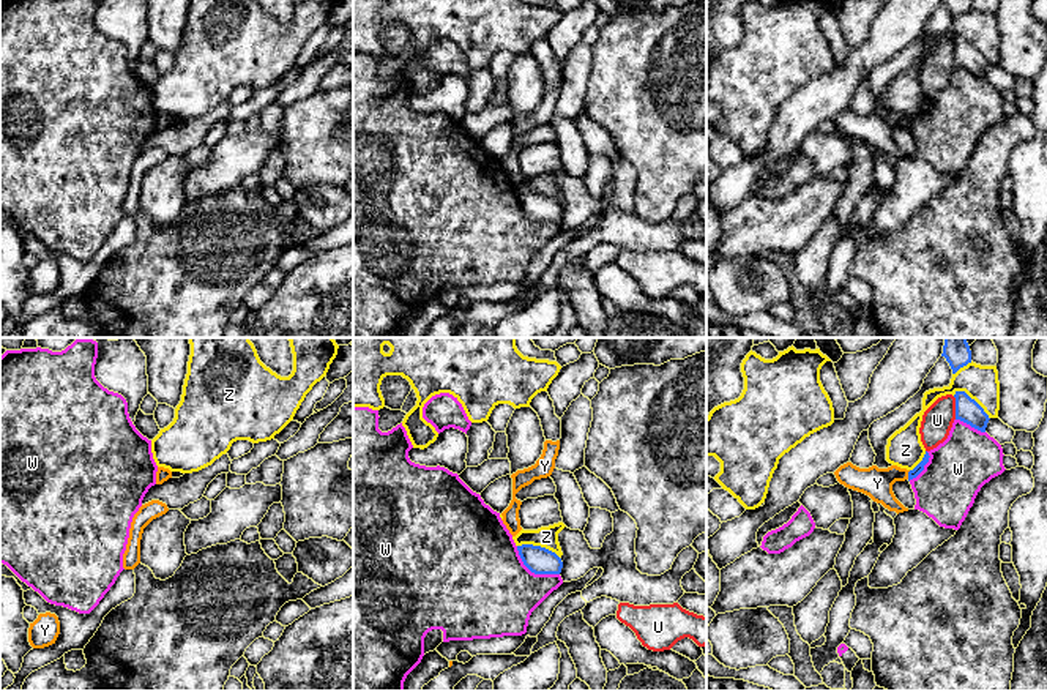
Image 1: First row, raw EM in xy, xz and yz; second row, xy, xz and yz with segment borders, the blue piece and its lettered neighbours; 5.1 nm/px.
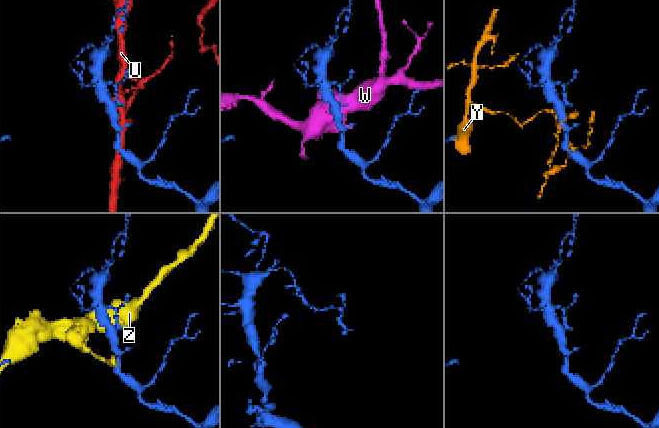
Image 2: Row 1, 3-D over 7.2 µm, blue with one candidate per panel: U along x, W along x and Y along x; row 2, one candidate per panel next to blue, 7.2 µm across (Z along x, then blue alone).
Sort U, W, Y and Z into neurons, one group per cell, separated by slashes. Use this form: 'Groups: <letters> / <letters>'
Groups: U / W / Y / Z

